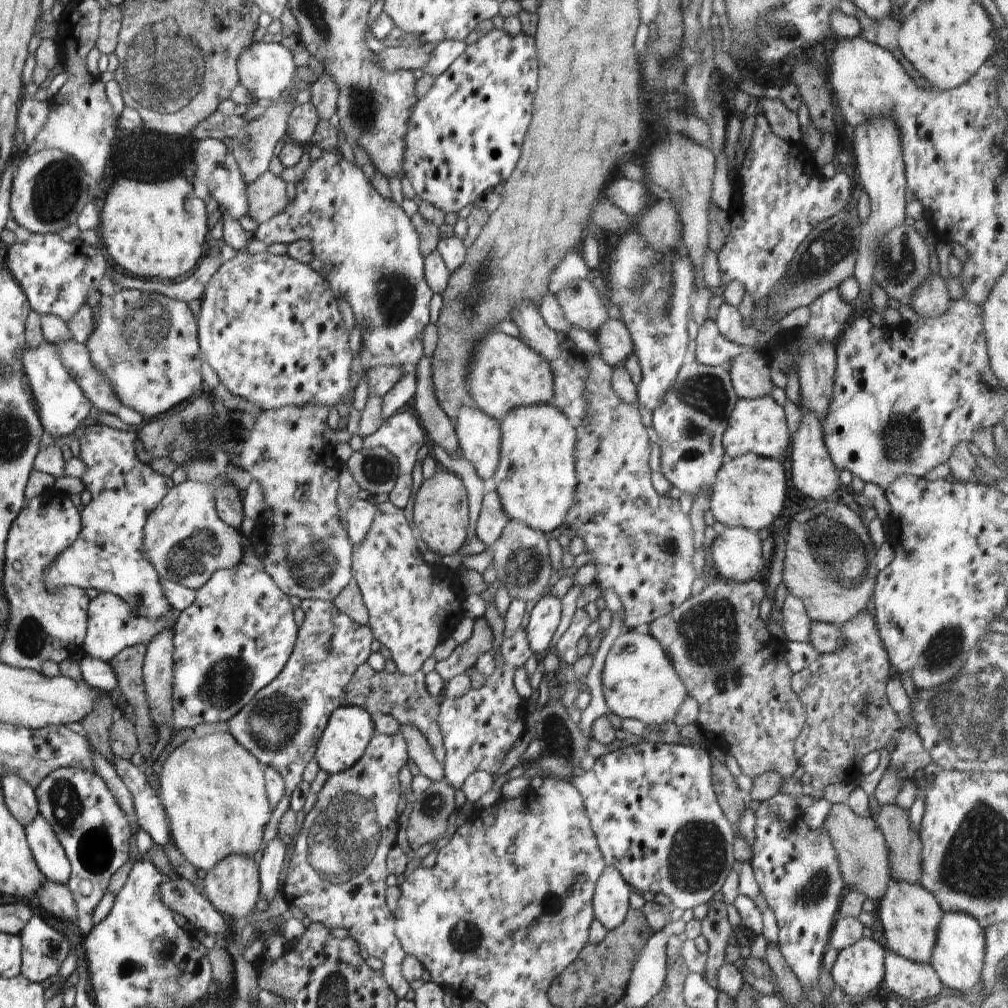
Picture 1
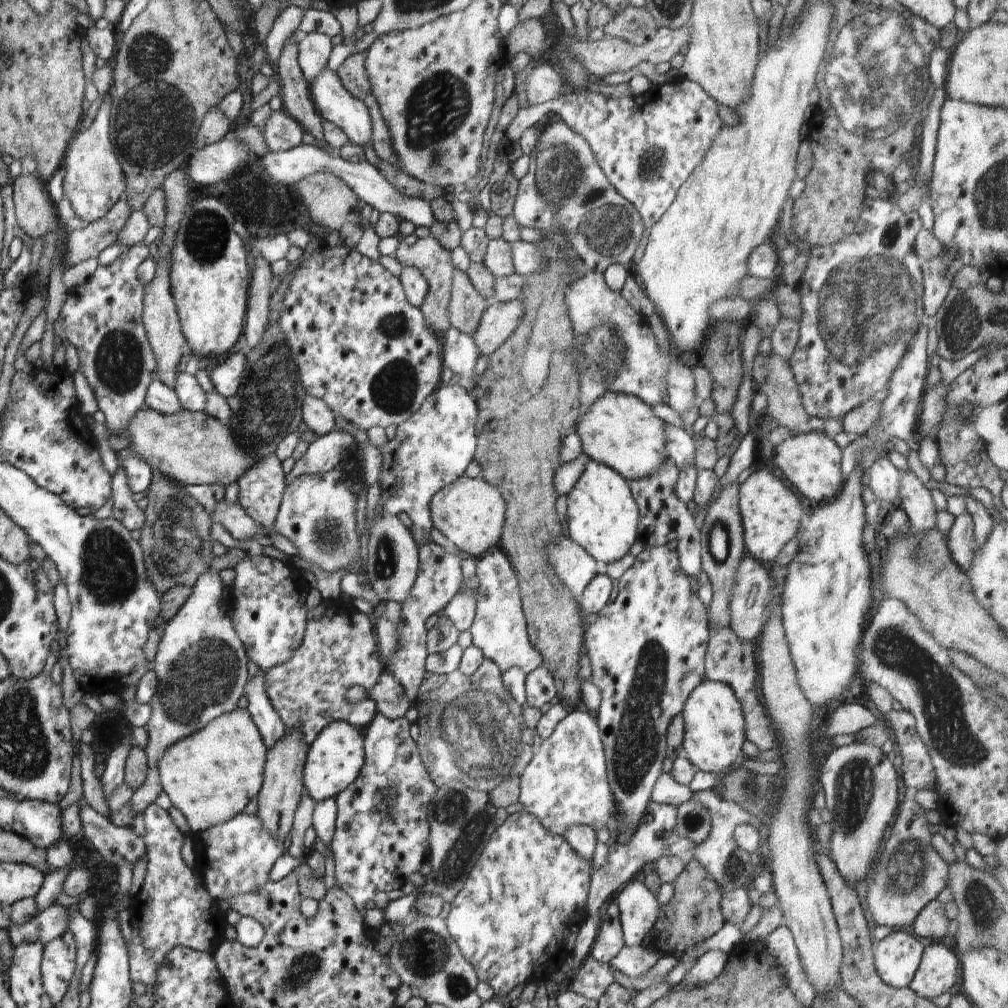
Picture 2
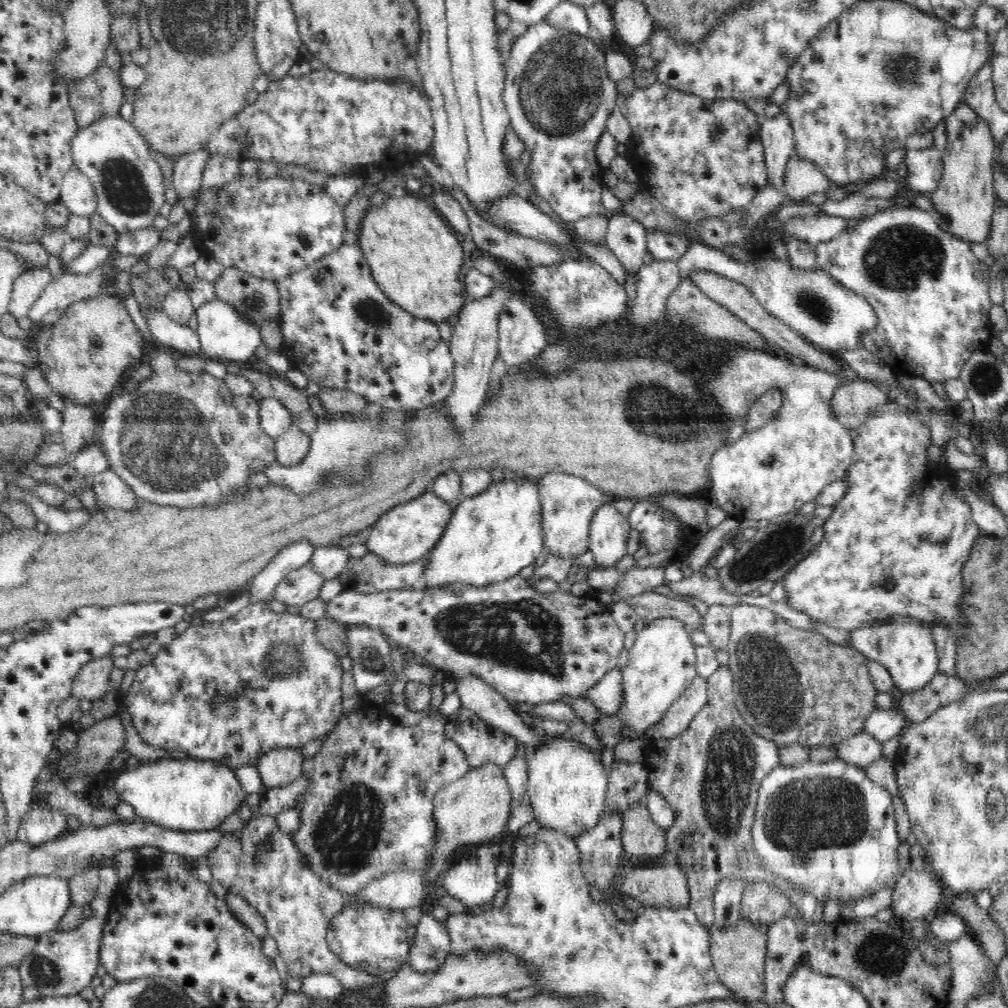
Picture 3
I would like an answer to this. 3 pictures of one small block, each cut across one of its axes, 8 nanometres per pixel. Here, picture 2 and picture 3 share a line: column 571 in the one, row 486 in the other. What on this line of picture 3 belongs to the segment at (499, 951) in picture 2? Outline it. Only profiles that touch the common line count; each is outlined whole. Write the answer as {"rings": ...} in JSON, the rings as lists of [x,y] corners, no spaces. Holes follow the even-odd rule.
{"rings":[[[888,400],[882,406],[875,408],[869,414],[868,420],[856,428],[857,437],[853,439],[855,448],[854,456],[845,476],[845,485],[847,488],[844,496],[836,504],[833,504],[832,514],[824,521],[823,539],[814,546],[804,560],[798,562],[790,572],[784,575],[784,591],[788,595],[788,605],[791,609],[808,615],[808,617],[814,619],[817,623],[840,631],[850,633],[855,629],[868,627],[869,625],[880,625],[896,618],[908,618],[920,621],[922,625],[930,627],[931,630],[937,621],[942,621],[942,623],[946,623],[952,629],[952,634],[956,642],[964,641],[967,632],[967,622],[965,622],[965,617],[960,609],[963,595],[965,594],[962,568],[968,562],[970,550],[976,544],[976,540],[986,534],[972,519],[971,508],[968,502],[956,496],[948,498],[948,481],[951,477],[949,467],[946,464],[930,463],[930,459],[928,459],[930,455],[926,453],[929,447],[935,450],[931,443],[929,425],[915,419],[912,417],[912,414],[904,412],[904,409],[894,401]]]}

